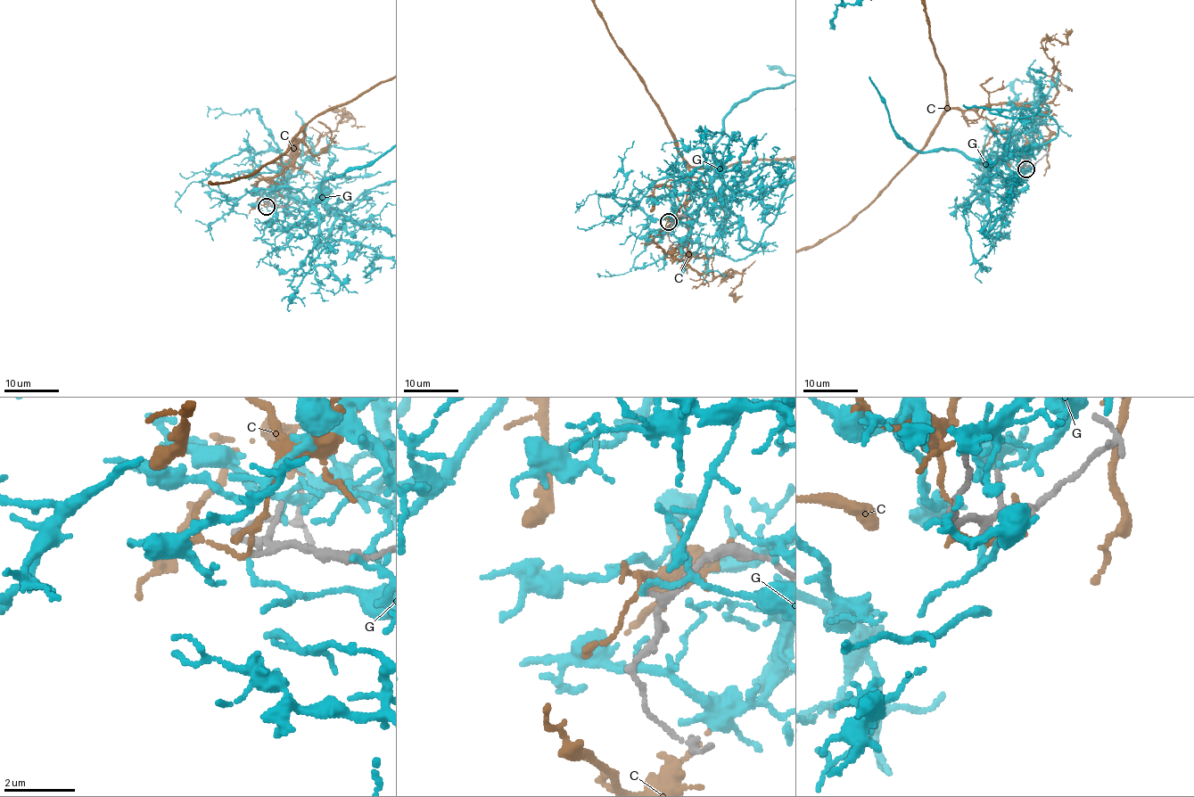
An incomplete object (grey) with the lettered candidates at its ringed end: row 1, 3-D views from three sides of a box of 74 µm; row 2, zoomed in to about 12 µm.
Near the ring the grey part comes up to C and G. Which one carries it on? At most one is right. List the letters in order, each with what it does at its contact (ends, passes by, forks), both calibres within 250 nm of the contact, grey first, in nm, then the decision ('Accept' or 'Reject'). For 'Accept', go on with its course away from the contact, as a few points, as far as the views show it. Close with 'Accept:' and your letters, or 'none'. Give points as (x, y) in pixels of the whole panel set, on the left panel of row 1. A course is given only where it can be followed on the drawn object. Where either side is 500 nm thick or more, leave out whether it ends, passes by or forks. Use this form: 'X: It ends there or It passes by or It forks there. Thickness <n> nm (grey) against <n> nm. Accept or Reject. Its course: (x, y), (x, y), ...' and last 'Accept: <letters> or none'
C: It forks there. Thickness 170 nm (grey) against 100 nm. Reject
G: It ends there. Thickness 170 nm (grey) against 140 nm. Reject
Accept: none

